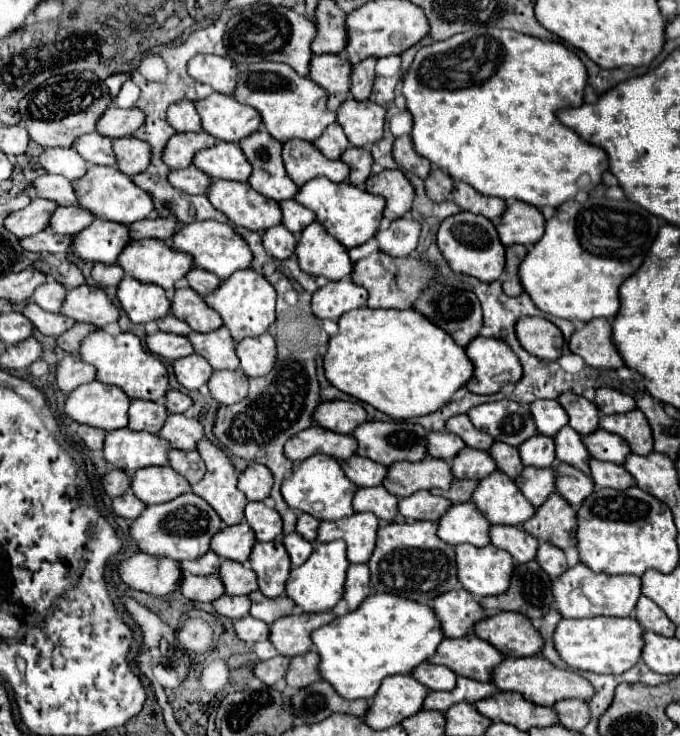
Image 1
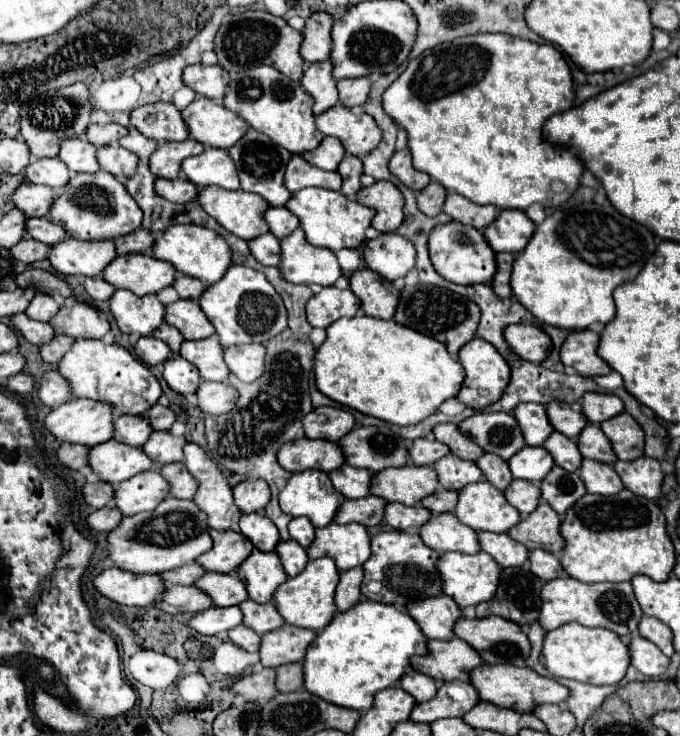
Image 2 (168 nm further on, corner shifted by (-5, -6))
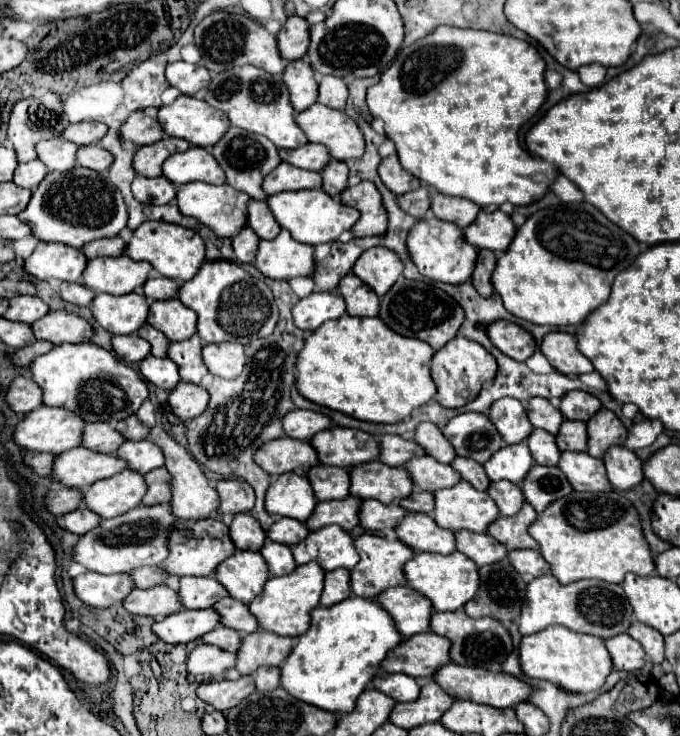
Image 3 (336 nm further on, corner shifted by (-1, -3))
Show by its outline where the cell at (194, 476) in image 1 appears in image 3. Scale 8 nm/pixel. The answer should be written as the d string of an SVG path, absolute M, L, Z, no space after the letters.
M160 467L144 475L148 491L142 499L142 505L158 505L170 501L170 473Z

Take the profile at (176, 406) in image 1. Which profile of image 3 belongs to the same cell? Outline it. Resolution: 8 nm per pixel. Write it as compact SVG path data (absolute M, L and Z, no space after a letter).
M134 415L118 421L118 423L116 423L116 429L118 429L118 433L122 433L122 437L124 437L126 441L142 441L142 439L148 437L148 431L150 431L150 429L144 427Z

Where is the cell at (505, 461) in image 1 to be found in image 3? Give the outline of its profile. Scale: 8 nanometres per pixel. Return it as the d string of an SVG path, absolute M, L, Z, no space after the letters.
M456 457L456 459L450 463L450 467L452 467L456 473L460 473L460 477L462 477L464 481L468 481L474 489L478 489L478 491L488 489L490 481L488 481L486 471L484 471L484 467L482 467L480 463L476 463L476 461L472 461L472 459L466 459L466 457Z

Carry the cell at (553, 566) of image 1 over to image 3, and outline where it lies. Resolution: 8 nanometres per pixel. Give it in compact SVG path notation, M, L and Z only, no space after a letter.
M518 549L518 551L510 551L508 553L508 561L514 565L514 569L522 575L532 575L532 577L540 577L550 573L550 567L546 565L546 561L542 561L542 555L538 551L532 549Z

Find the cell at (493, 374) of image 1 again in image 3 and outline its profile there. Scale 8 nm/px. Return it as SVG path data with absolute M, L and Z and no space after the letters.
M454 337L440 351L434 353L430 373L438 389L436 401L446 409L458 409L458 407L464 407L480 393L480 389L484 387L482 383L488 383L494 379L496 361L476 341L466 341L466 337Z

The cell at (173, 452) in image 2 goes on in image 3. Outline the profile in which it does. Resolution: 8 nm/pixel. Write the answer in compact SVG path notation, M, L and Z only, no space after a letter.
M144 439L144 441L124 441L114 455L124 457L126 469L132 469L132 471L144 473L144 475L148 471L164 465L162 449L158 449L158 445L154 445L148 439Z

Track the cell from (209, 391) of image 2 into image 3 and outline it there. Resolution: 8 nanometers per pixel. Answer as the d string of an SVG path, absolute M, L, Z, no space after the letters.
M180 381L168 395L168 405L176 417L182 421L198 417L208 405L208 391L194 383Z

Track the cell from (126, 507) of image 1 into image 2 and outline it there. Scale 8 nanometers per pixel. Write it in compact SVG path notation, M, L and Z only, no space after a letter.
M104 506L100 510L94 510L90 516L88 516L88 524L94 528L94 530L100 530L100 532L110 532L114 526L118 526L122 522L122 512L118 512L118 508L114 506Z

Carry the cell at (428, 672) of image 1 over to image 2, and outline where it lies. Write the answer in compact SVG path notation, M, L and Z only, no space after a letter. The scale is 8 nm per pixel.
M412 668L406 670L406 674L400 678L400 686L406 692L410 692L416 698L416 702L426 702L426 700L434 698L438 692L438 684L434 678L426 676L418 670L412 670Z

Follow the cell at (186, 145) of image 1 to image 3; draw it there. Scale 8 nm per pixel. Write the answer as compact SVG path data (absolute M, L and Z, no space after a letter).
M164 137L158 143L140 147L134 155L134 171L142 177L158 177L162 175L162 163L178 151L186 151L190 147L188 141L184 139L174 139L174 137Z

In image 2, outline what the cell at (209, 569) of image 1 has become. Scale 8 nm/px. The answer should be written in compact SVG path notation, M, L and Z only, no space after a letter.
M192 562L192 564L186 564L182 568L176 568L176 570L170 570L170 572L162 572L162 578L164 582L168 584L182 584L182 586L192 586L200 576L204 576L206 570L198 564L198 562Z

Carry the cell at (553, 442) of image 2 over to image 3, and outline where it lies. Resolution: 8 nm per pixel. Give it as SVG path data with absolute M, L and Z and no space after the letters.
M534 429L526 443L530 447L534 463L538 463L538 465L556 465L558 463L560 451L556 447L554 435L550 435L550 433L542 431L542 429Z

